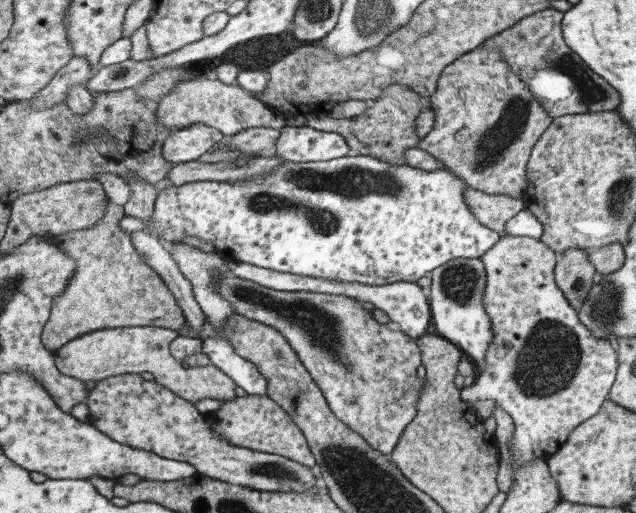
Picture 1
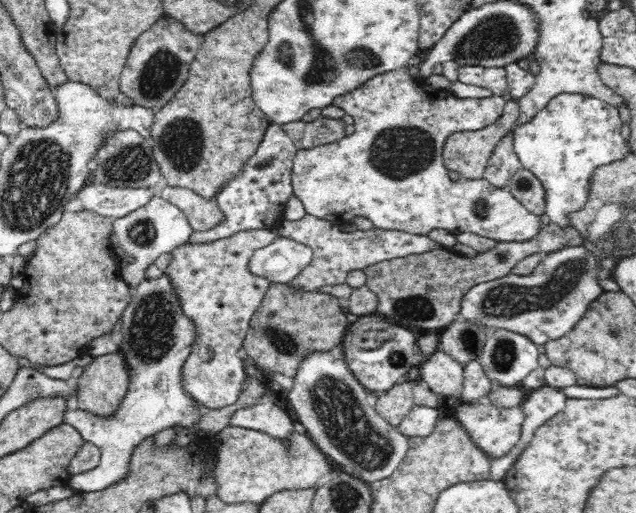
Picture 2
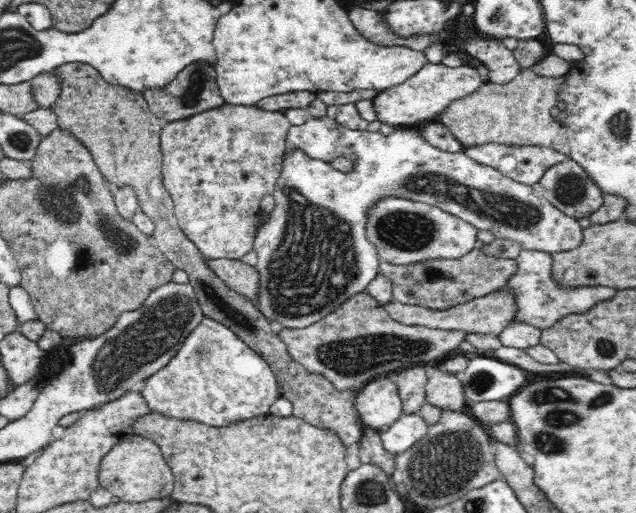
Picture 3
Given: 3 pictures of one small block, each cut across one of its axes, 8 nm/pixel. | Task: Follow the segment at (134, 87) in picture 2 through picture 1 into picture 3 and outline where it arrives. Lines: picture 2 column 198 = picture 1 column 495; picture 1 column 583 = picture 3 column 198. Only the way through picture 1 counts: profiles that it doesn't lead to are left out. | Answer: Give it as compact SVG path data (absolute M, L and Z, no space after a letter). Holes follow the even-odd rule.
M192 64L186 66L176 80L172 80L172 85L164 91L147 91L144 98L148 101L148 108L156 114L163 123L179 121L183 118L200 114L201 112L218 108L225 103L224 97L220 93L216 82L216 69L205 64Z

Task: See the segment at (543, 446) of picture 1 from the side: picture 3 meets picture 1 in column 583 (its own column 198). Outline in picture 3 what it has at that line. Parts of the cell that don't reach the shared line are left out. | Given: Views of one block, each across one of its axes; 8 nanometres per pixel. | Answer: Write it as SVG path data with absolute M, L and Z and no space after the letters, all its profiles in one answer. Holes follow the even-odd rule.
M205 319L180 349L181 352L168 366L147 379L146 387L141 390L144 400L152 407L152 412L174 418L197 420L214 427L230 426L236 421L268 413L272 403L279 397L278 381L262 359L262 355L252 350L226 326L213 319Z

